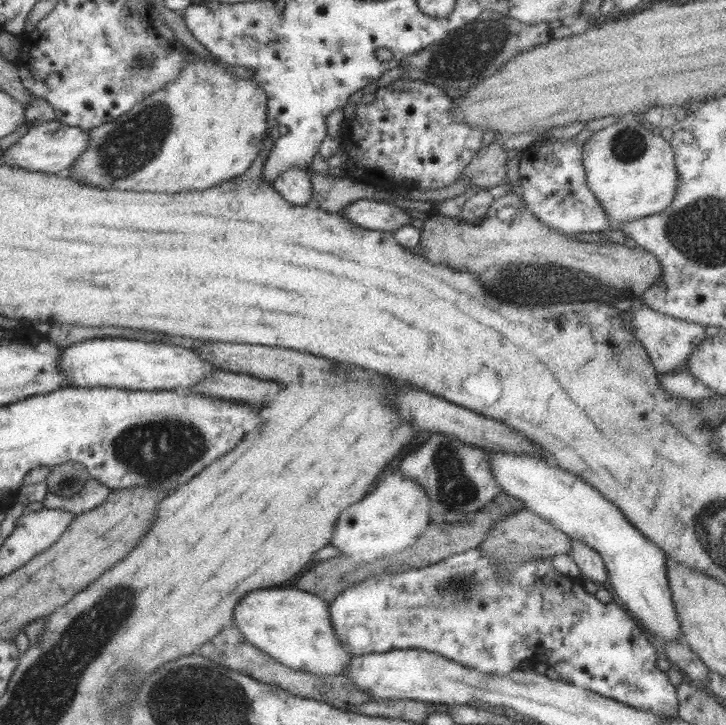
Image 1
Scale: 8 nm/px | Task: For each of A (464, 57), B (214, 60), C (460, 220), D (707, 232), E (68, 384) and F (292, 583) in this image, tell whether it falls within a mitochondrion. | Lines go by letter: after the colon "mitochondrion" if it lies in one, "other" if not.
A: mitochondrion
B: other
C: other
D: mitochondrion
E: other
F: other

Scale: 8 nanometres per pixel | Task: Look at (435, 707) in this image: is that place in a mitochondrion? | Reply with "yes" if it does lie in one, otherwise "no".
no

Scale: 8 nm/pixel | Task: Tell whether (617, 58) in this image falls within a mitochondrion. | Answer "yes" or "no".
no

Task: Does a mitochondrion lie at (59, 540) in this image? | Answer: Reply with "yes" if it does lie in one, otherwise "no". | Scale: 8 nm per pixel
no

